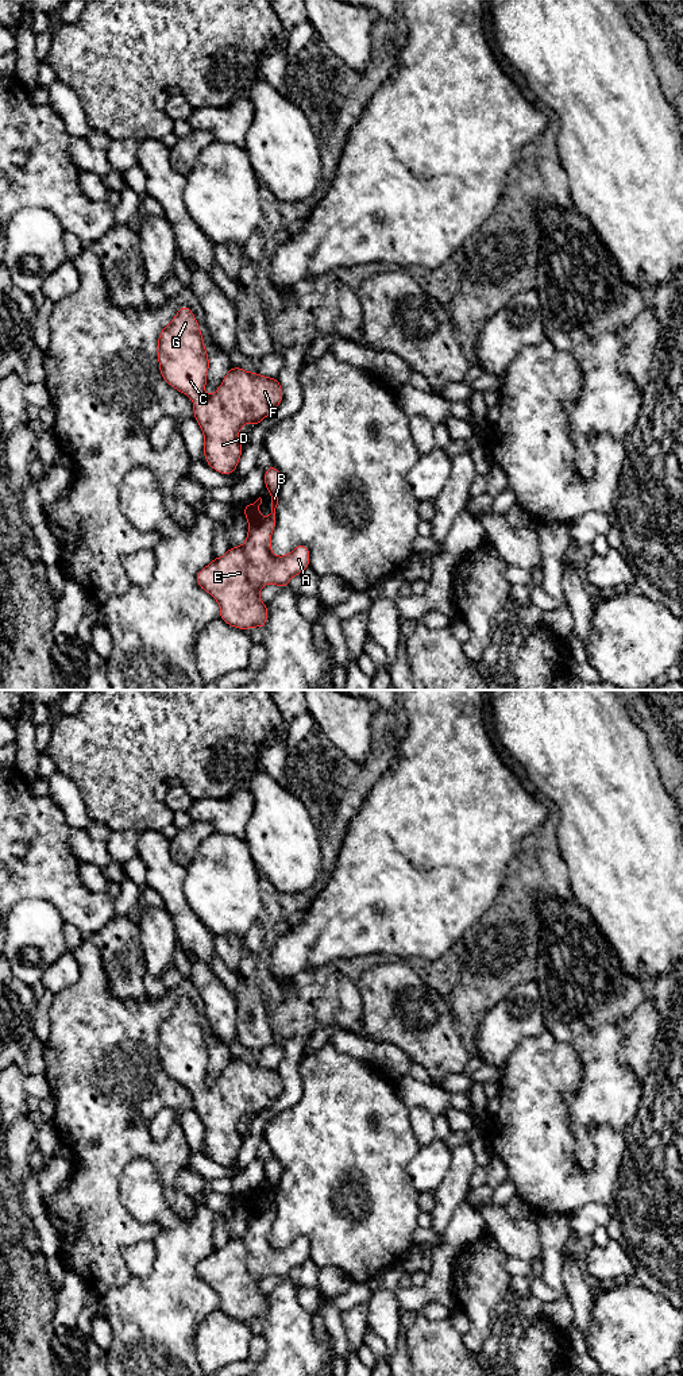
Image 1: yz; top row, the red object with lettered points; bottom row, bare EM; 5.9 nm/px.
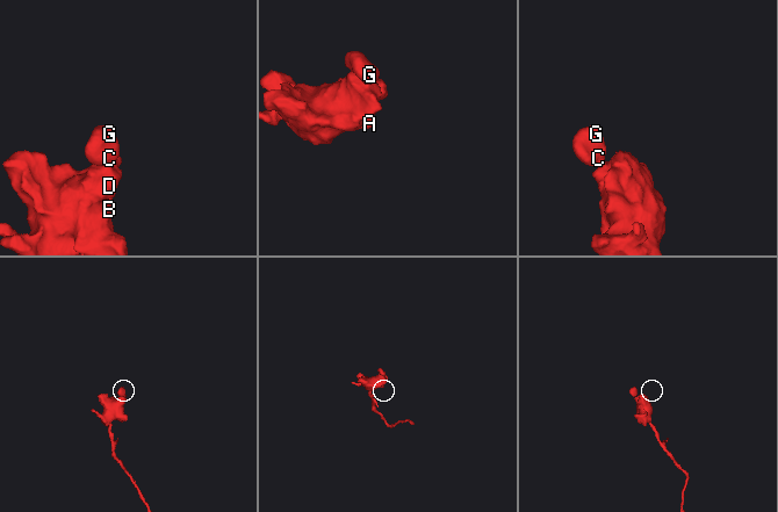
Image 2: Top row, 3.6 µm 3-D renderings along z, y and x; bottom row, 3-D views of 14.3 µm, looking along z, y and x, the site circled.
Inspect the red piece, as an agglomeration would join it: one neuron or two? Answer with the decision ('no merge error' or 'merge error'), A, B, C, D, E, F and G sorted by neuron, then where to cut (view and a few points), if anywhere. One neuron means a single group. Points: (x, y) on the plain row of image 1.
no merge error | A B C D E F G | no cut

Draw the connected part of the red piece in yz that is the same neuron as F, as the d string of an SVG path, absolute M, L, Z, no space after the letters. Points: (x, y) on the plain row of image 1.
M181 998L175 1009L161 1022L157 1045L162 1069L193 1092L194 1110L204 1125L207 1155L223 1167L231 1165L243 1144L238 1130L240 1119L247 1114L258 1117L278 1099L283 1090L279 1072L232 1057L219 1080L211 1087L205 1086L209 1051L200 1017L189 998Z

